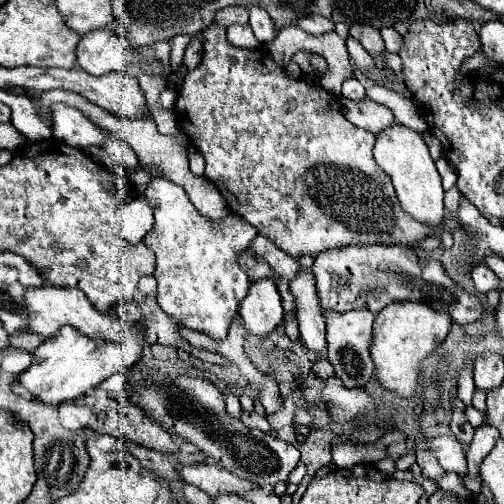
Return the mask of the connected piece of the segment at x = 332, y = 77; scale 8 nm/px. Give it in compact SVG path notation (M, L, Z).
M304 32L302 40L304 52L316 52L328 60L328 74L322 76L324 90L339 96L342 88L342 80L352 76L350 68L350 56L346 52L346 40L340 38L336 32L322 34L322 36L310 36Z

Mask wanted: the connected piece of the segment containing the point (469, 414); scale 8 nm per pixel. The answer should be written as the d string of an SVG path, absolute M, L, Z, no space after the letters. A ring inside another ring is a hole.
M470 406L470 408L466 408L466 418L468 418L468 422L474 426L474 428L478 428L478 426L482 426L484 422L486 422L486 412L480 412L480 410L476 410L474 406Z

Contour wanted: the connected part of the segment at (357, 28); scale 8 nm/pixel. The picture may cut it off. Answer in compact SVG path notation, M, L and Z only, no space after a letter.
M350 24L350 34L360 40L360 44L374 56L384 52L384 42L380 38L380 30L368 26L368 24Z

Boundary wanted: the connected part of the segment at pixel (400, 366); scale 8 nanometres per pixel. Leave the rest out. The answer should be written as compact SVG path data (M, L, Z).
M408 300L408 302L392 302L380 310L374 320L374 344L372 344L372 358L376 364L378 380L388 388L394 390L398 396L408 398L414 394L416 380L418 380L418 364L428 354L432 354L446 338L452 326L452 318L446 310L434 310L426 302Z

